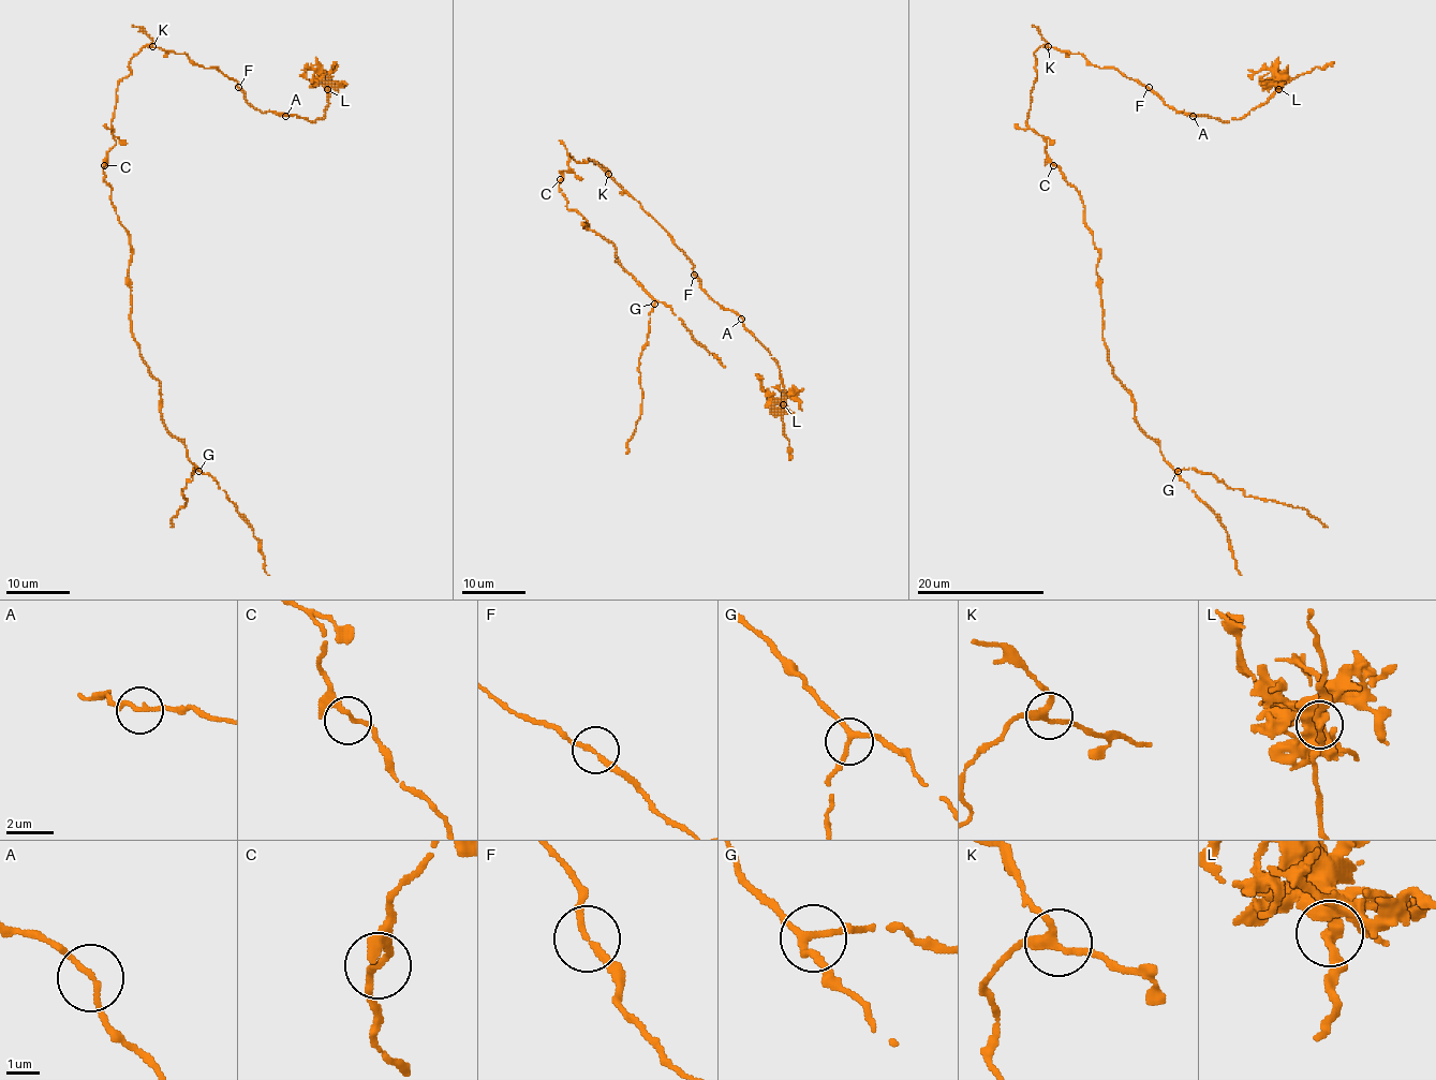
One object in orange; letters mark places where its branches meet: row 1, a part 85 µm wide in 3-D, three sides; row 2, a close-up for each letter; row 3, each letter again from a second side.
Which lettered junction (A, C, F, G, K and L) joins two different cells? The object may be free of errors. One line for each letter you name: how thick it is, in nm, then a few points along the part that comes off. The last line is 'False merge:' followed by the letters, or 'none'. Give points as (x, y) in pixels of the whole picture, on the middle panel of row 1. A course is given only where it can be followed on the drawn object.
L: Thickness 240 nm. Course of the part to remove: (783, 404), (764, 389), (761, 380), (755, 373)
False merge: L

